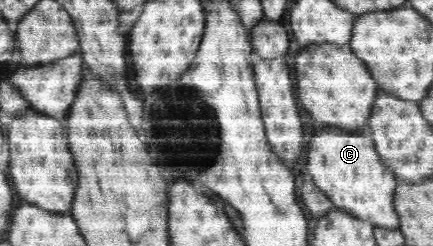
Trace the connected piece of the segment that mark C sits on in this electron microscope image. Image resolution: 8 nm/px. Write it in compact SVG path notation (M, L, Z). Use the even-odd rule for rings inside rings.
M324 131L314 134L308 144L308 163L305 167L313 183L332 200L336 209L348 212L361 220L368 220L375 226L398 229L400 217L395 209L395 189L400 183L394 173L380 159L375 141L369 131L342 133Z

